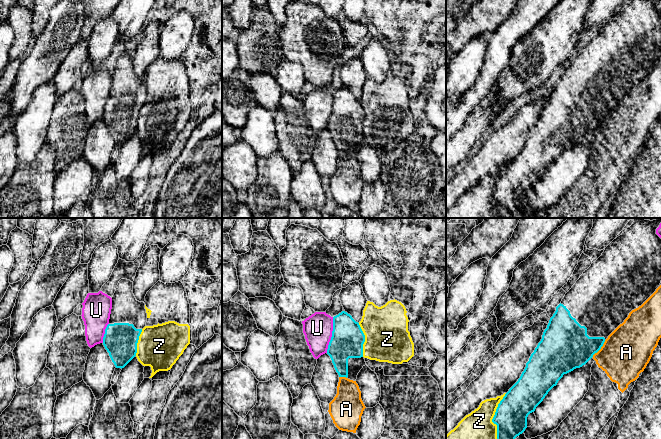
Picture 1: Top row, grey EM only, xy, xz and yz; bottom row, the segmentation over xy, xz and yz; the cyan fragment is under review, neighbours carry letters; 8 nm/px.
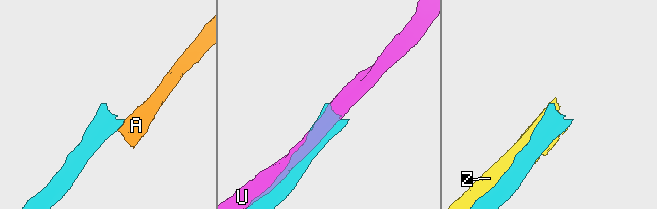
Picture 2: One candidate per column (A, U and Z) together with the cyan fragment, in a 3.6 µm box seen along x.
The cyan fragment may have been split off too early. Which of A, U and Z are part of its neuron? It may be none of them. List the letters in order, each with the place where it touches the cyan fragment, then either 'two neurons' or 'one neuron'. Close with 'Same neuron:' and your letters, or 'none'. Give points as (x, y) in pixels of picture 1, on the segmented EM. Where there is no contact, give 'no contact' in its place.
A: meets cyan in yz at (600, 348); two neurons
U: meets cyan in xz at (332, 335); two neurons
Z: meets cyan in yz at (494, 416); two neurons
Same neuron: none

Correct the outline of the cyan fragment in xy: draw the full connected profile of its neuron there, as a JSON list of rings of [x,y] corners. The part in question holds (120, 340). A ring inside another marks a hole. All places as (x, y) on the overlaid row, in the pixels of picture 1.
[[[121,279],[112,297],[109,324],[103,337],[103,345],[116,368],[124,368],[136,356],[139,336],[146,322],[145,303],[136,300],[133,294],[133,282]]]

